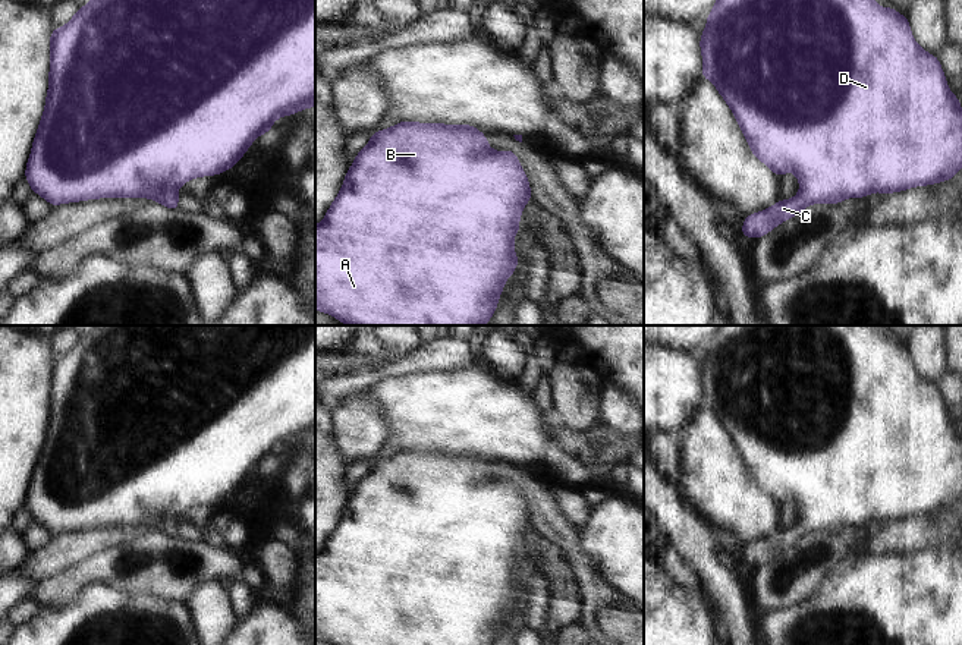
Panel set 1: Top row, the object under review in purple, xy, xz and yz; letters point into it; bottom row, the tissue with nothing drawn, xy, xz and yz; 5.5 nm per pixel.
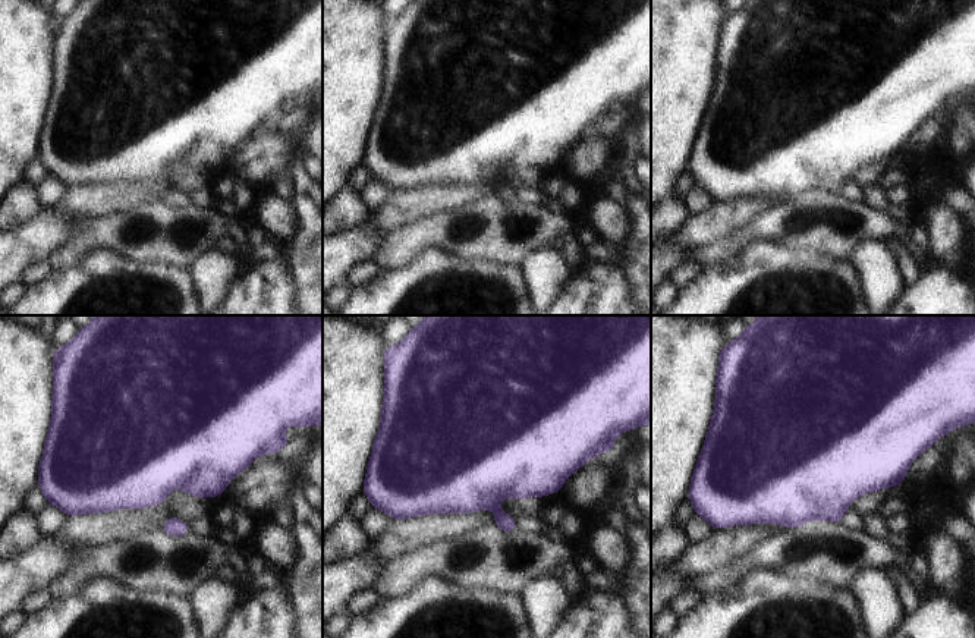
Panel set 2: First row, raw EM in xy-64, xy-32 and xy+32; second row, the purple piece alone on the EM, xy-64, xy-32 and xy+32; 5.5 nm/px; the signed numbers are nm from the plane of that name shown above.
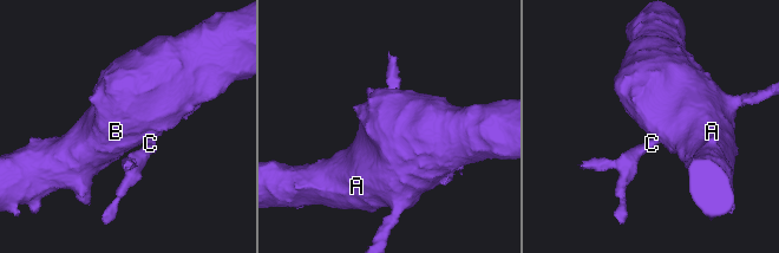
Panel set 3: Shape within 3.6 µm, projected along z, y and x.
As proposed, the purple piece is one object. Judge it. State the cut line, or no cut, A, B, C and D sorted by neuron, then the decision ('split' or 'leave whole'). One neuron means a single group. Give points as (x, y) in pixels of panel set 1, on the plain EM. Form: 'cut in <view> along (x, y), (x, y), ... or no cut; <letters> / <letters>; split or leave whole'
no cut; A B C D; leave whole

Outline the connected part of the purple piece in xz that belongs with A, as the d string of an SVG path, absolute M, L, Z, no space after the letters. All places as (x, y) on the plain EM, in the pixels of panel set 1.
M403 450L371 462L371 468L350 493L340 520L315 554L315 638L333 645L493 645L504 610L518 597L513 564L526 531L532 528L529 509L515 479L497 481L487 472L487 463L471 453Z

